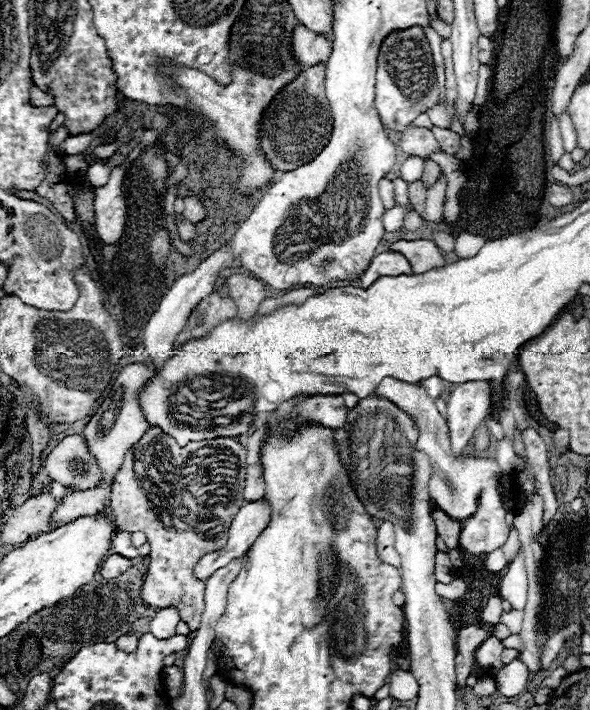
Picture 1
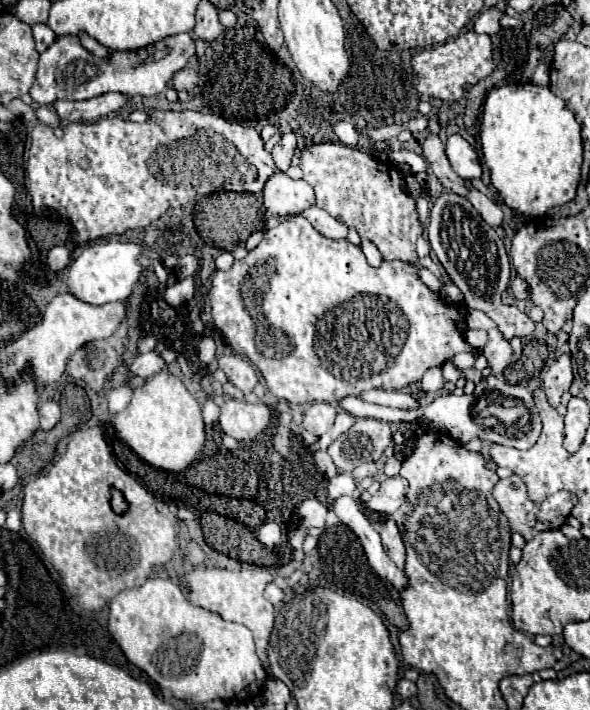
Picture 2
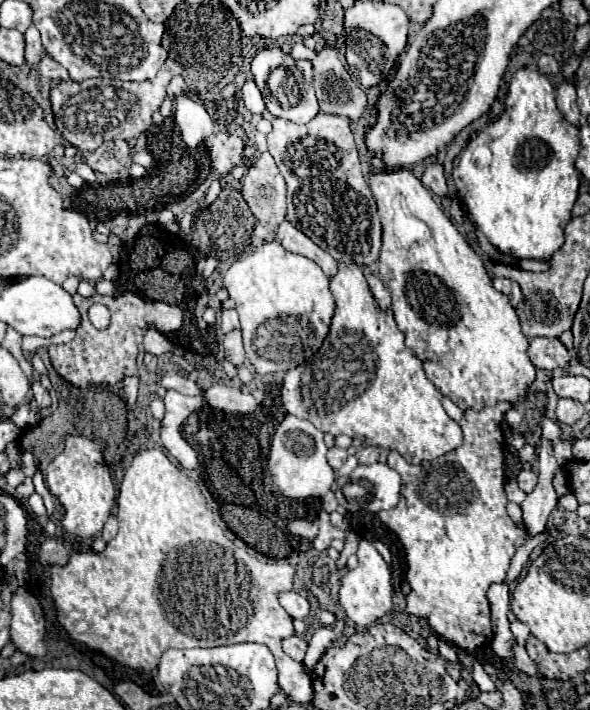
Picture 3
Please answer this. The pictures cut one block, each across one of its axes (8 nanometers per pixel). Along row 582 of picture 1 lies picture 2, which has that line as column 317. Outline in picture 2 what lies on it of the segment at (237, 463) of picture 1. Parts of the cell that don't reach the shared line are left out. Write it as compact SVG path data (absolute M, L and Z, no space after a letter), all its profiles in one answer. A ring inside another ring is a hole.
M334 142L312 144L304 148L300 168L304 172L304 180L314 186L316 202L320 202L322 210L332 214L342 224L356 228L362 238L372 240L386 260L400 258L424 266L442 280L437 264L430 256L419 258L416 254L416 238L420 232L416 200L404 188L398 168L392 166L390 176L388 170L384 170L382 164L372 156L360 152L358 148Z

